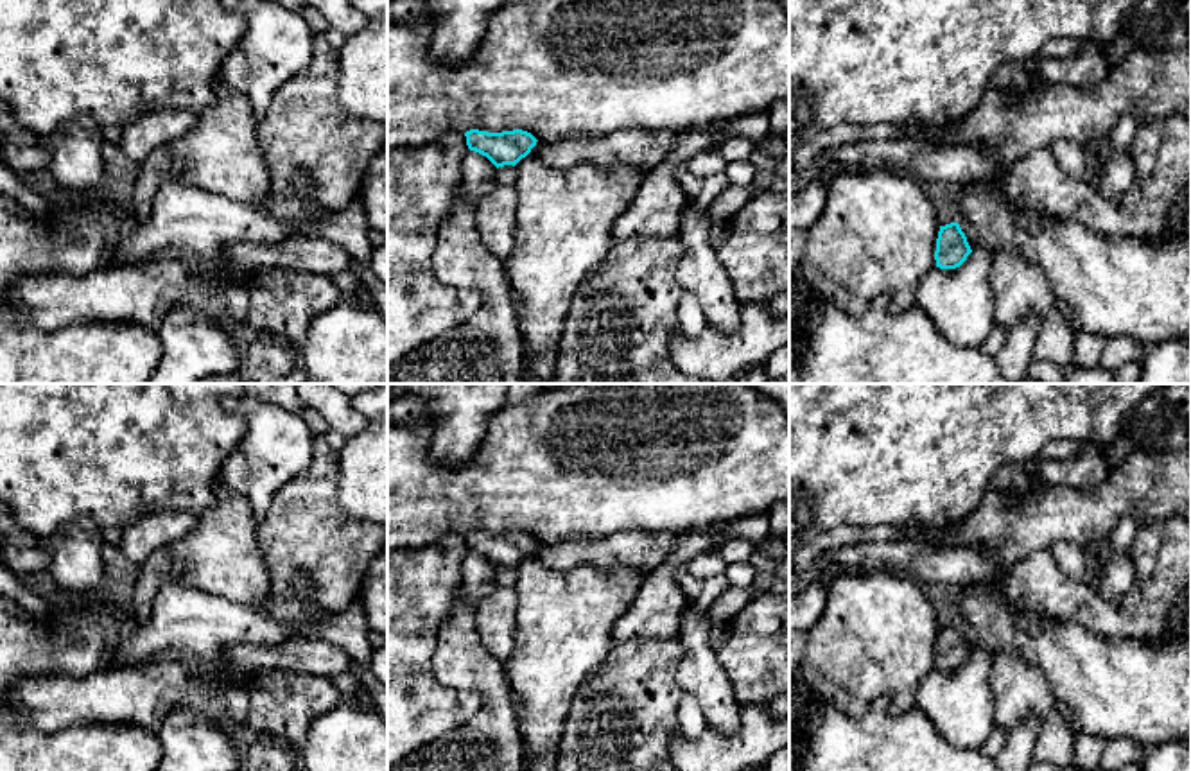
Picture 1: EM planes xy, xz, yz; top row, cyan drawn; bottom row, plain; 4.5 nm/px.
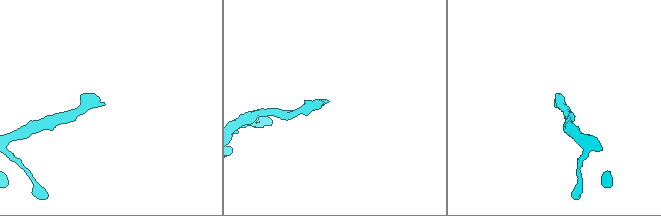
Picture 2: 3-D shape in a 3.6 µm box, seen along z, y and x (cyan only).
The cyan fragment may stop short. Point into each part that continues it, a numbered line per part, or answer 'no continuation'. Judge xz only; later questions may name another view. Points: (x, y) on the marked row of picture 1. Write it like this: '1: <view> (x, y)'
1: xz (646, 149)

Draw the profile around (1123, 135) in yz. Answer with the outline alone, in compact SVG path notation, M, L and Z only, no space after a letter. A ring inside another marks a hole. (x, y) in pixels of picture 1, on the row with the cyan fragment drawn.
M1126 111L1119 117L1117 124L1108 134L1108 140L1114 145L1116 152L1130 154L1139 124L1141 120L1137 118L1135 113Z

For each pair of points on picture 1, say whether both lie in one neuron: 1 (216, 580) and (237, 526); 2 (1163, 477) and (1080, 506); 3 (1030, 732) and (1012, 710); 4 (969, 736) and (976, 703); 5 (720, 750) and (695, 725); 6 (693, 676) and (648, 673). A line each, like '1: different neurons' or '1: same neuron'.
1: same neuron
2: same neuron
3: different neurons
4: same neuron
5: different neurons
6: different neurons

